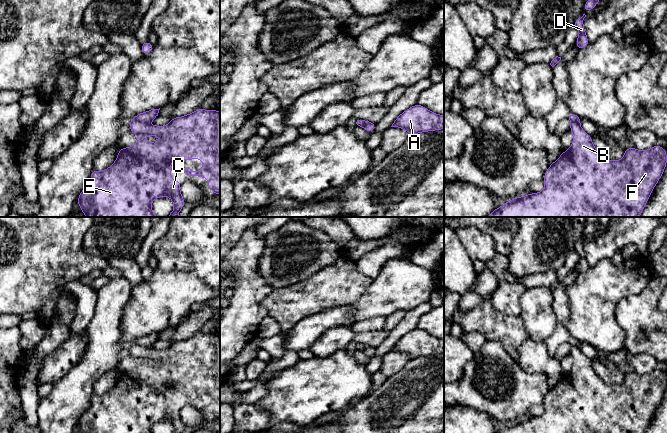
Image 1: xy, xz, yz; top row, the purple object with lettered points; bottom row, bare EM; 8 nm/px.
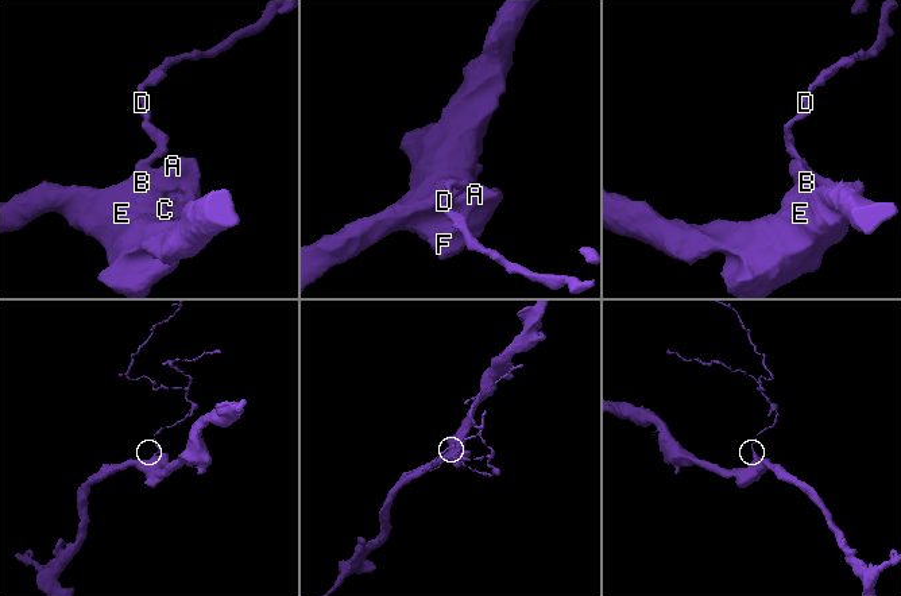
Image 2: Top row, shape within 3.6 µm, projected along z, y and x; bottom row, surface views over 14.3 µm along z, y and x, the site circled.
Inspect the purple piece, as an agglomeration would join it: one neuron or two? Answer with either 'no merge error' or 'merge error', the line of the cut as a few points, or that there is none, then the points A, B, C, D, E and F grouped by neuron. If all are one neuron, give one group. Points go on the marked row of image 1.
merge error | xy (133, 118), (145, 124) | A B C E F / D

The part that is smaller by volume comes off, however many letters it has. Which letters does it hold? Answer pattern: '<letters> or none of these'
D

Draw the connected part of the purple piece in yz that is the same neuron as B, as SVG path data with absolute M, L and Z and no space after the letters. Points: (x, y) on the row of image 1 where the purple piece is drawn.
M571 122L570 131L573 143L558 159L550 164L543 181L545 188L540 193L530 193L508 200L503 206L496 208L487 217L639 217L650 194L661 178L667 165L666 149L654 147L638 151L634 147L624 150L622 160L607 160L594 147L591 136L576 122Z

